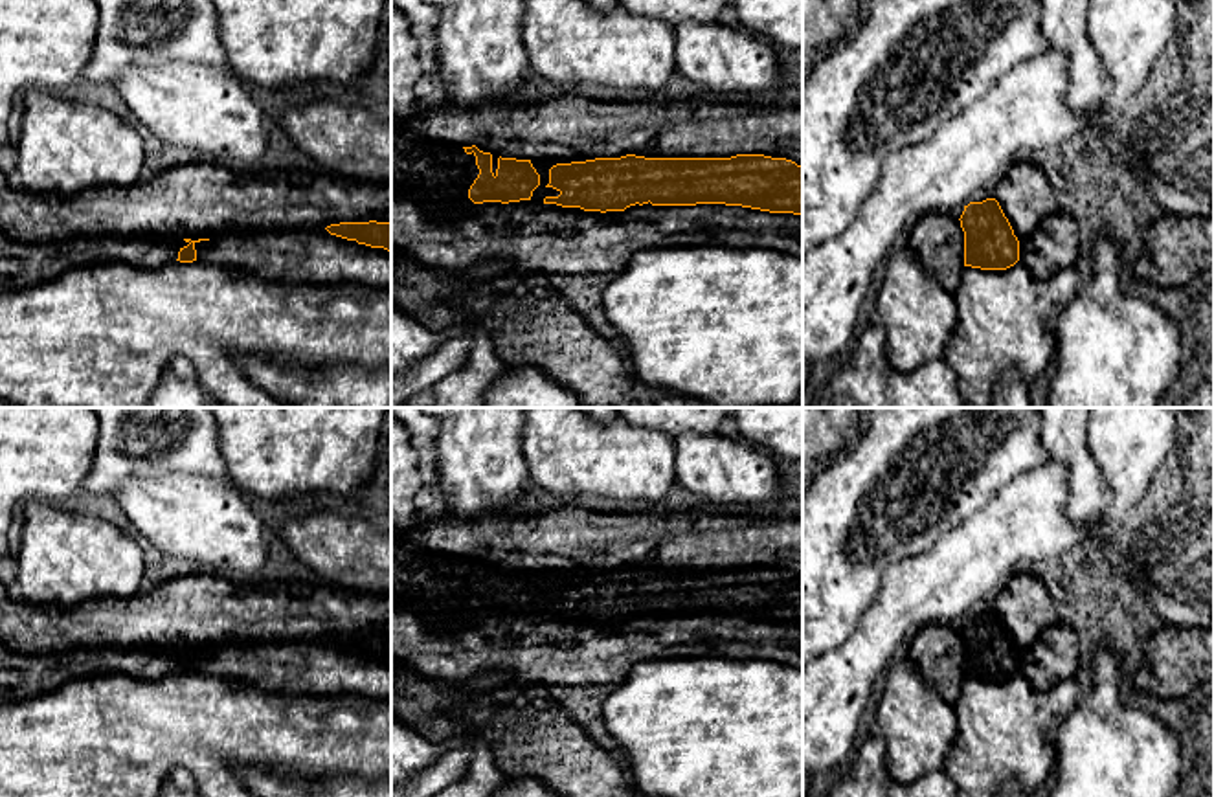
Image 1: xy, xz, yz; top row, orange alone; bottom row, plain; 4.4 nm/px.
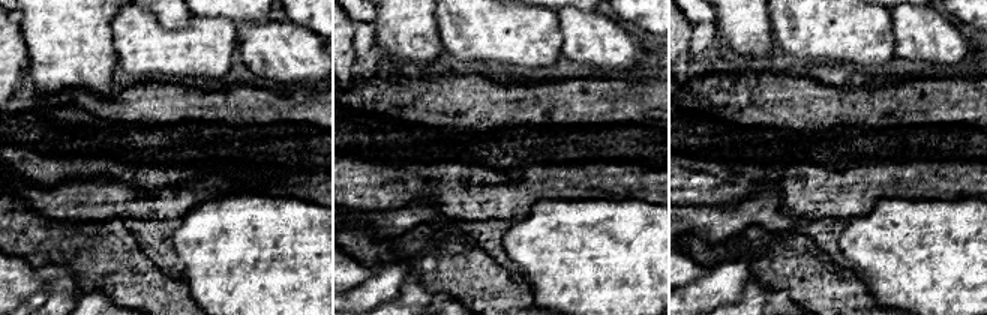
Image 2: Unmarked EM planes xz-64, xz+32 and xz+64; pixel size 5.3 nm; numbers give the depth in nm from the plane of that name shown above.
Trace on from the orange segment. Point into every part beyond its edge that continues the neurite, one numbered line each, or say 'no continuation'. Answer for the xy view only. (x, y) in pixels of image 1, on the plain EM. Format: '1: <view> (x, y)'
no continuation

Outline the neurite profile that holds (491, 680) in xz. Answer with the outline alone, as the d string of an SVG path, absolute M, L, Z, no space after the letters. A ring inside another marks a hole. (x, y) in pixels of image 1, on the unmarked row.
M489 672L468 681L455 681L450 685L465 689L472 694L478 694L478 692L483 692L500 685L507 685L507 683L516 683L516 679L507 672Z

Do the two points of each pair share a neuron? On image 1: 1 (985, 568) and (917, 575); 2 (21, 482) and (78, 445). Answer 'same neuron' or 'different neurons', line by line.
1: same neuron
2: same neuron

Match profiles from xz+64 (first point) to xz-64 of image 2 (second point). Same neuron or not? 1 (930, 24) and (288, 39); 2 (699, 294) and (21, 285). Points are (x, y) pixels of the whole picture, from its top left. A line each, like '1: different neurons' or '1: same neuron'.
1: same neuron
2: different neurons

